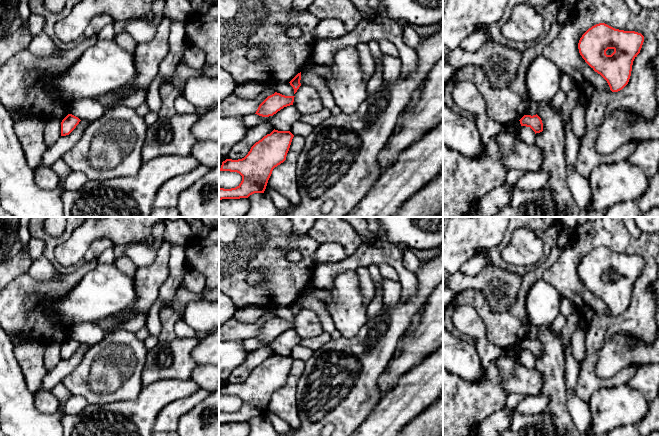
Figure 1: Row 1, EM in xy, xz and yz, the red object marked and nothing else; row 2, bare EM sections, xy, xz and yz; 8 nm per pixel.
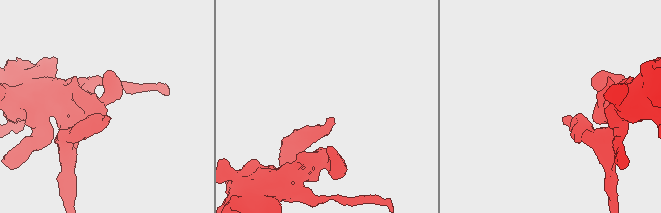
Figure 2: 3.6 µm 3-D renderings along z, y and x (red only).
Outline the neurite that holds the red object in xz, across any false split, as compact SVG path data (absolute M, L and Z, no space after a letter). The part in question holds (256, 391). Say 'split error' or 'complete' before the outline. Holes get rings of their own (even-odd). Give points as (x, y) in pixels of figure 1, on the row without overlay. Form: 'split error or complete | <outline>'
complete | M274 353L270 358L256 366L244 382L223 385L219 395L237 396L242 400L242 405L235 412L224 413L219 411L219 424L248 422L254 417L264 417L273 393L286 384L293 361L294 359L290 355Z

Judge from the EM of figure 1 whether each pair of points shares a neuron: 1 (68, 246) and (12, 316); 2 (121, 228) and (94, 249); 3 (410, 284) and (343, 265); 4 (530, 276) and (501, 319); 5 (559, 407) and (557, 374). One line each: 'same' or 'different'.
1: different
2: different
3: same
4: same
5: same

